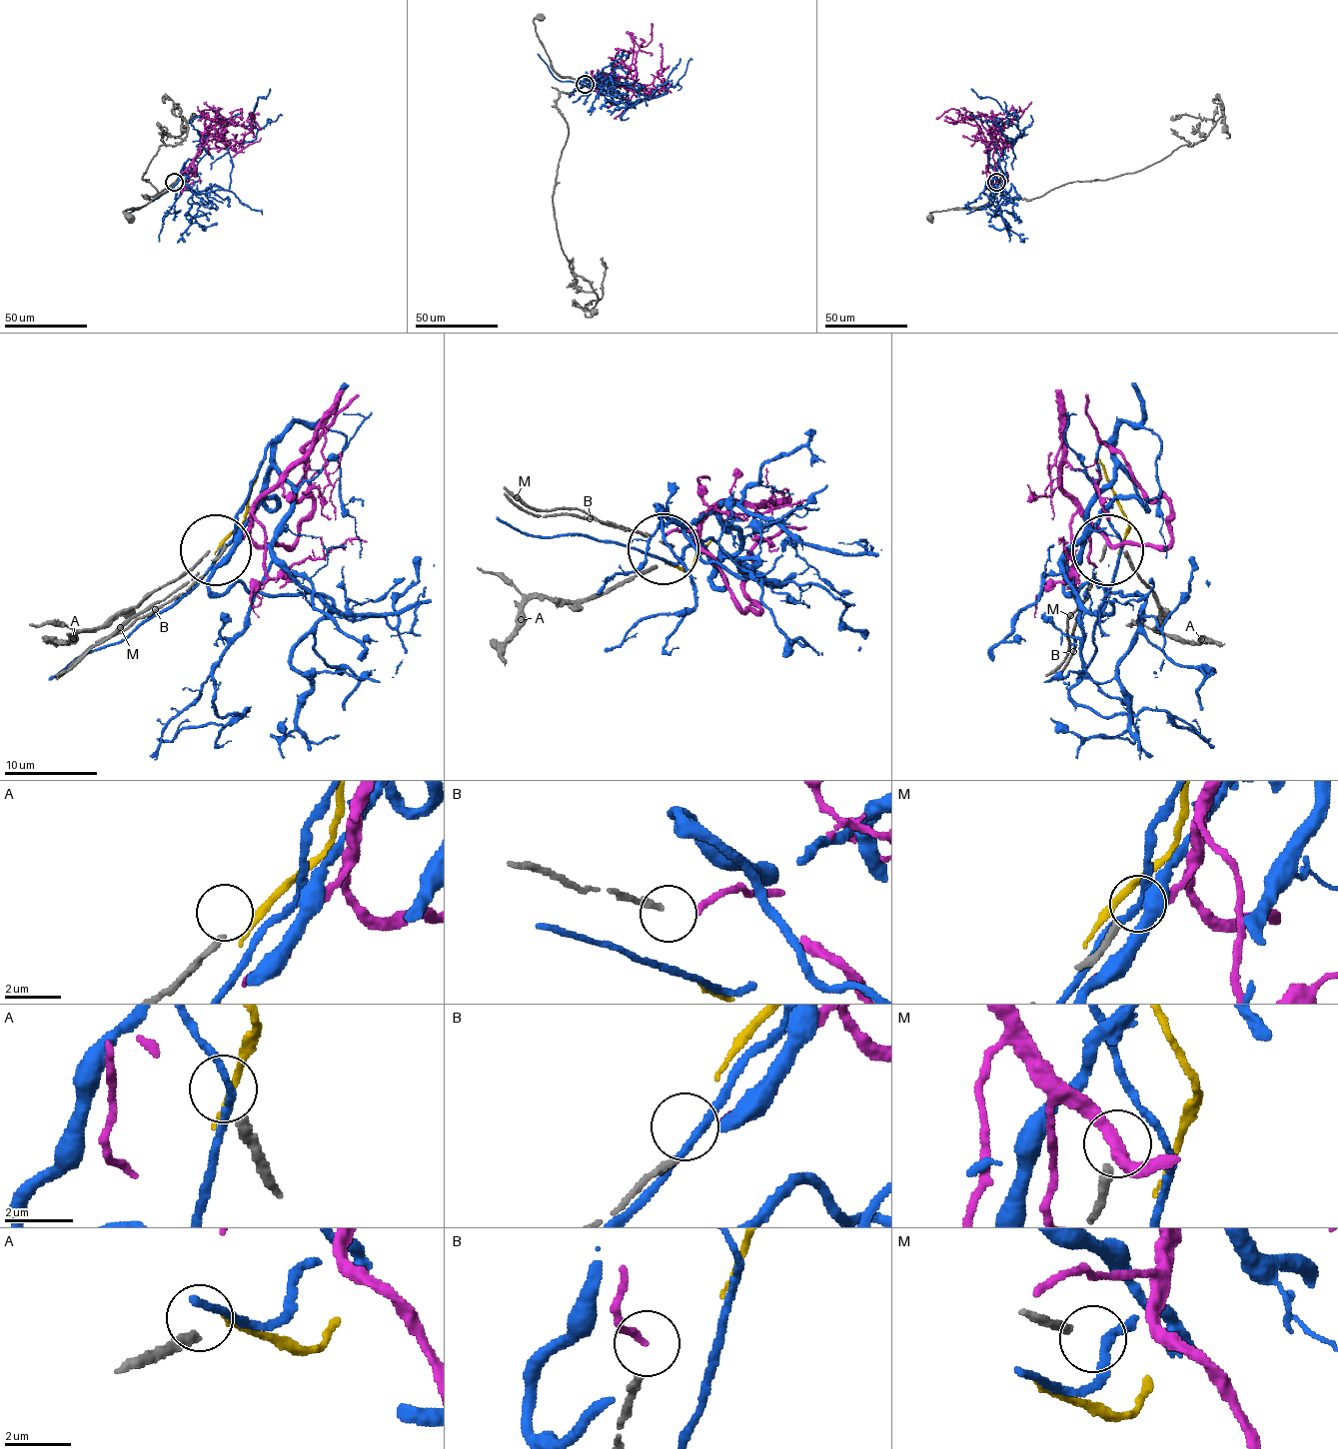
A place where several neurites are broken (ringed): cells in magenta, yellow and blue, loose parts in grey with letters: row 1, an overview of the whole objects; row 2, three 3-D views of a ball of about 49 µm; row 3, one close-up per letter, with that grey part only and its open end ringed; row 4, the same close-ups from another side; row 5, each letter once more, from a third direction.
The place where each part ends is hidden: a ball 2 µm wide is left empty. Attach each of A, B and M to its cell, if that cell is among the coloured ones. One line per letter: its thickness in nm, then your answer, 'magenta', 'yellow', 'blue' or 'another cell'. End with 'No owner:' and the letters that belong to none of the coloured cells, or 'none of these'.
A: calibre 260 nm; another cell
B: calibre 220 nm; magenta
M: calibre 280 nm; another cell
No owner: A, M

